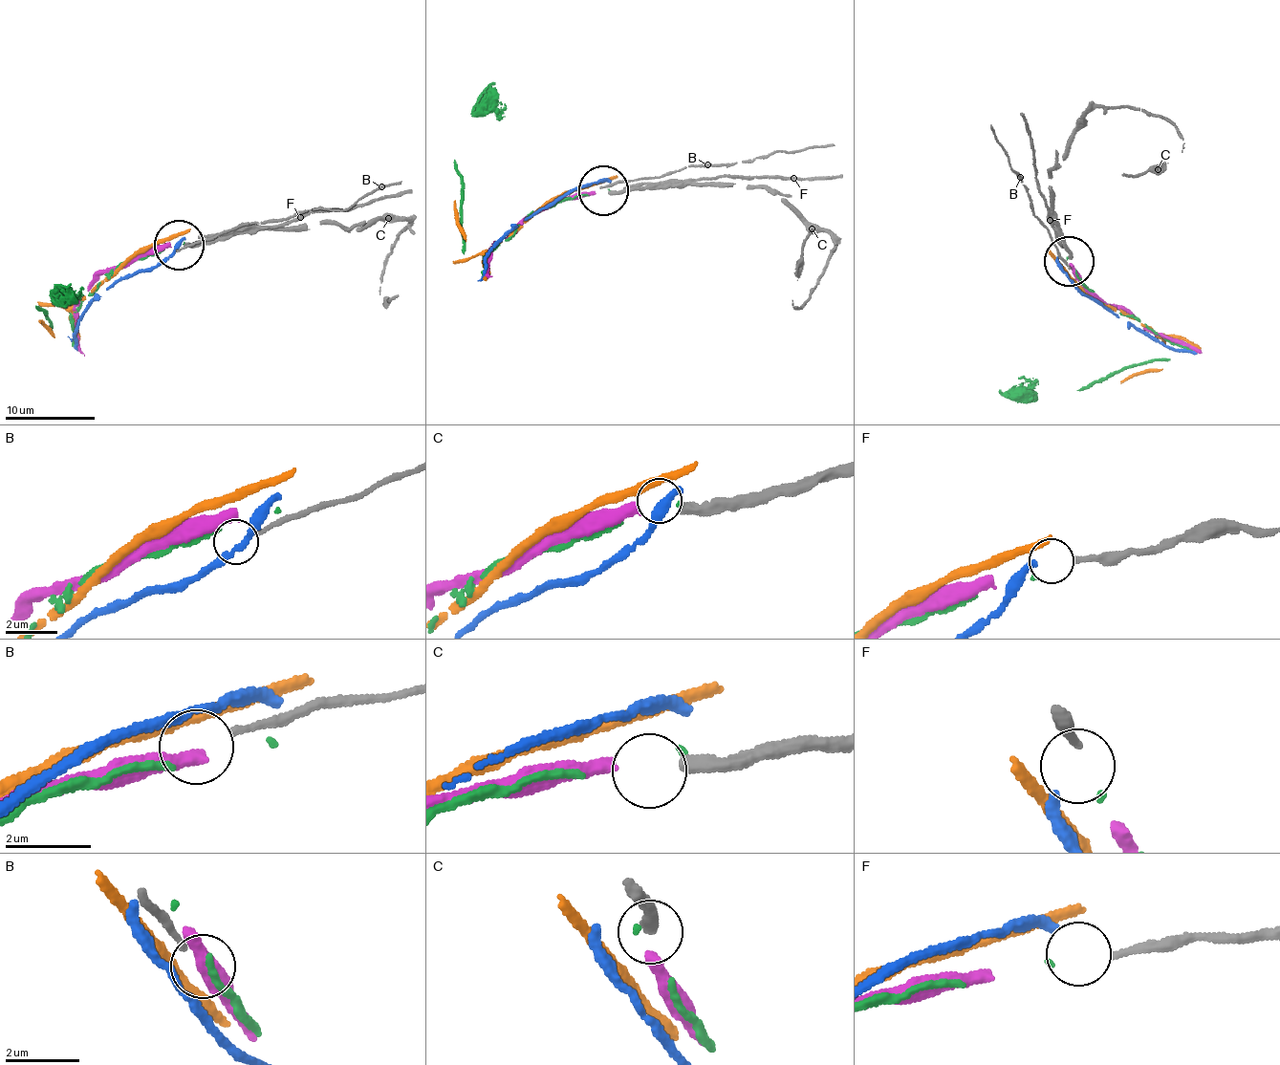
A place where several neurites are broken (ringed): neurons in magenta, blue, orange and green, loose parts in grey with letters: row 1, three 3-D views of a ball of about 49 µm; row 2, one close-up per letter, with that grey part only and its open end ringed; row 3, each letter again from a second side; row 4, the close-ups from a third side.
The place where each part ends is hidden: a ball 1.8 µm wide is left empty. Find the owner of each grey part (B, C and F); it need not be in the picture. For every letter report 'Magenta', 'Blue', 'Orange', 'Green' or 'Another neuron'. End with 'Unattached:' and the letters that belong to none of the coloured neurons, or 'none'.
B: Another neuron
C: Magenta
F: Green
Unattached: B

